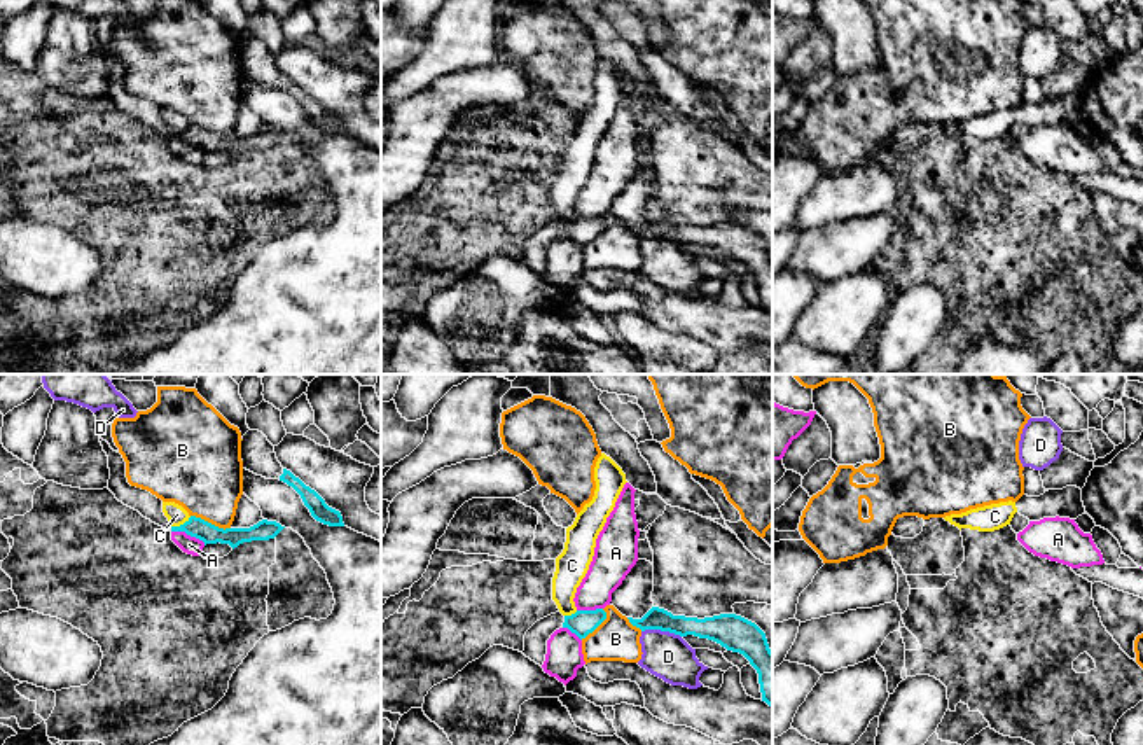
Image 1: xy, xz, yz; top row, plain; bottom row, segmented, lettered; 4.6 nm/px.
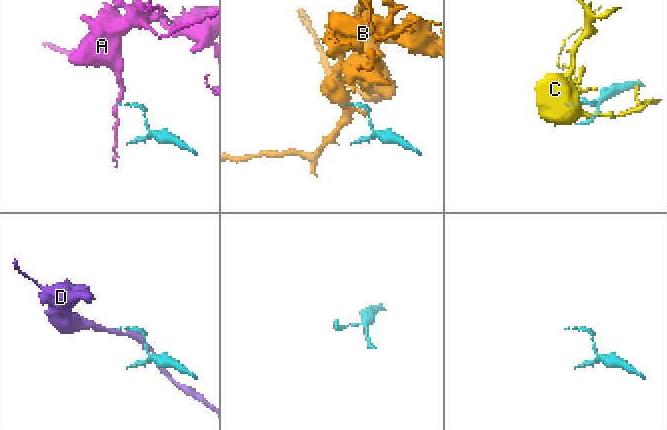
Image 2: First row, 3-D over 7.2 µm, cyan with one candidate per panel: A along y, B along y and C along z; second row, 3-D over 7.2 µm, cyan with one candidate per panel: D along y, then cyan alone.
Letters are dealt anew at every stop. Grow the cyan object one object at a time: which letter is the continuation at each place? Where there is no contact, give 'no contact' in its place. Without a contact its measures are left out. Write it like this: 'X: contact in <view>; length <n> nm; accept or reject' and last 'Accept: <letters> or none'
A: contact in xy; length 170 nm; reject
B: contact in xy; length 200 nm; reject
C: contact in xy; length 110 nm; reject
D: contact in xz; length 190 nm; reject
Accept: none

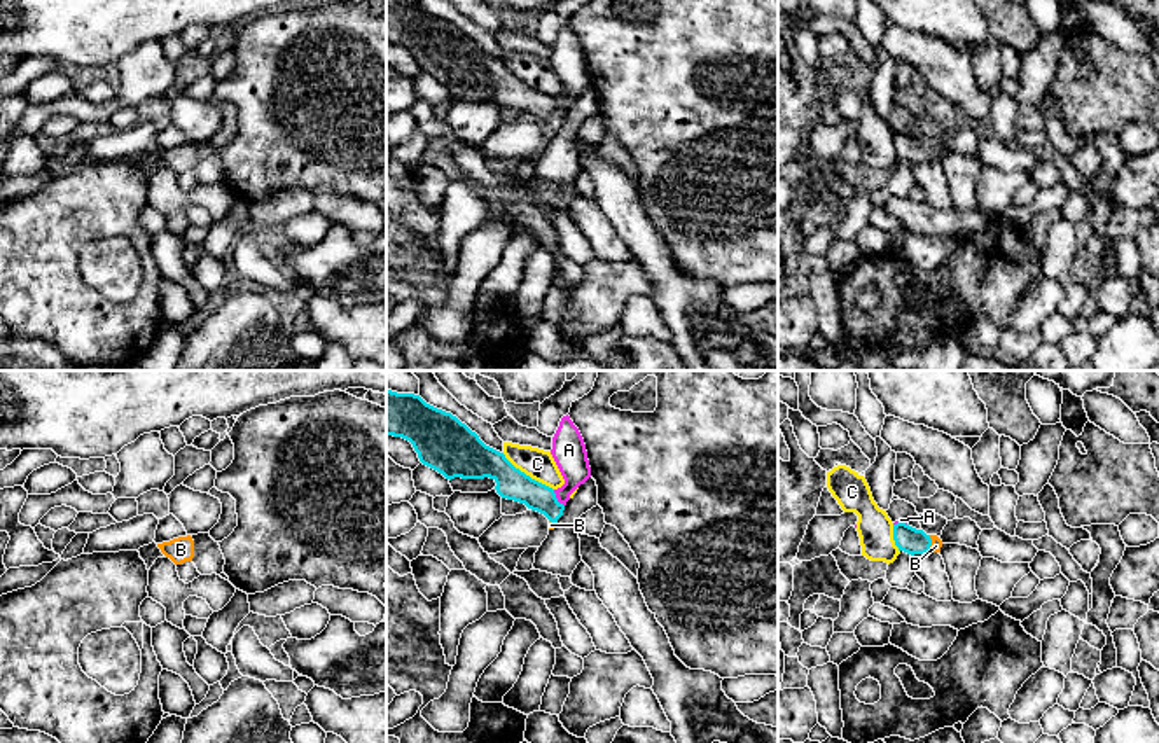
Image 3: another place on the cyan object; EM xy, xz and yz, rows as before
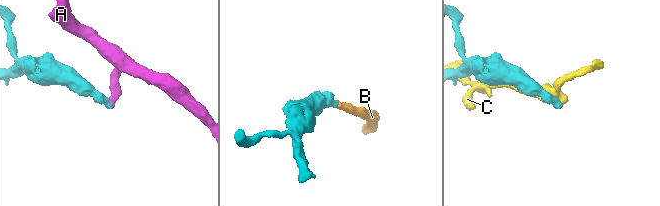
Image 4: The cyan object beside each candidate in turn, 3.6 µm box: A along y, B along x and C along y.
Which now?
A: contact in xz; length 90 nm; reject
B: contact in yz; length 80 nm; accept
C: contact in xz; length 300 nm; reject
Accept: B

